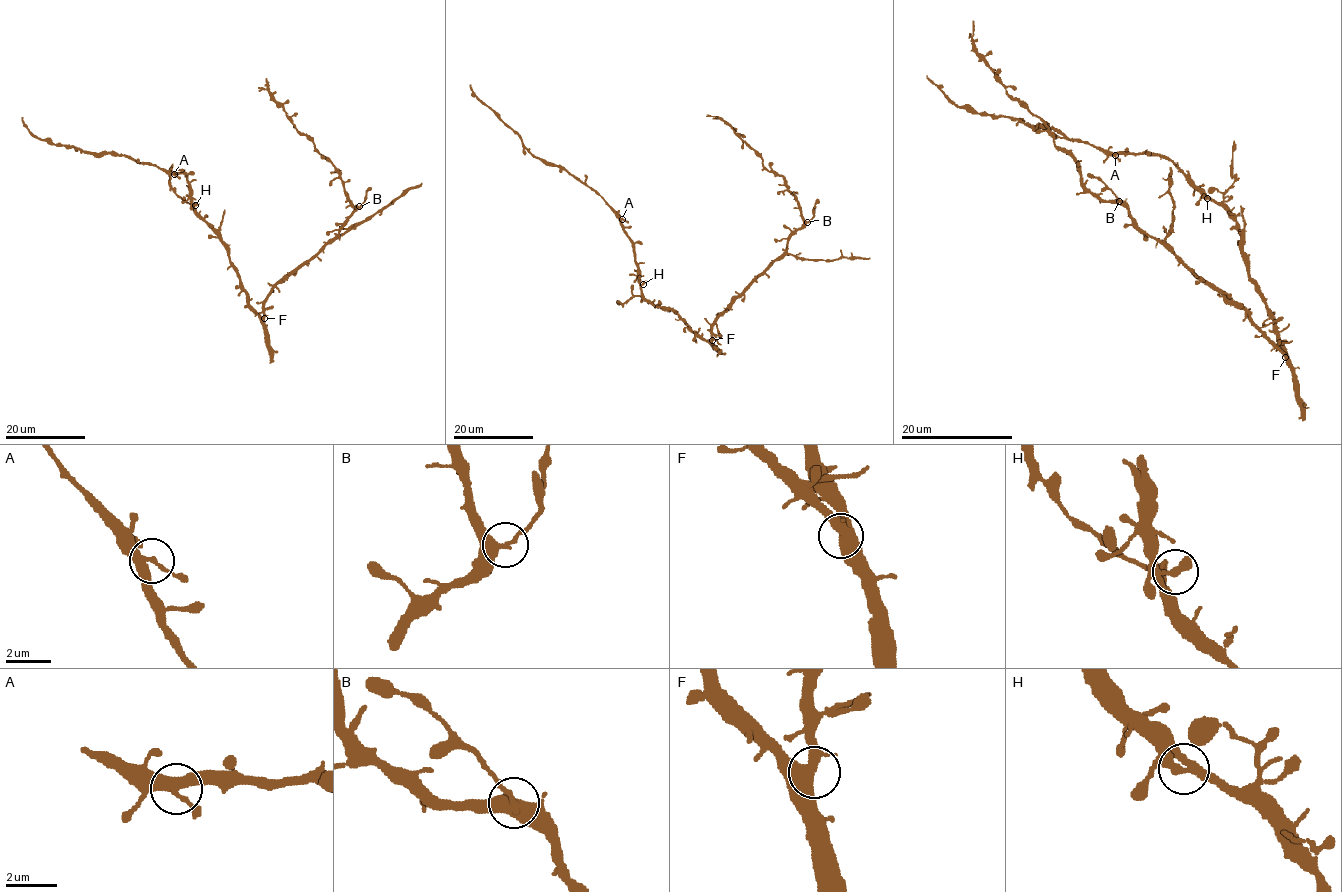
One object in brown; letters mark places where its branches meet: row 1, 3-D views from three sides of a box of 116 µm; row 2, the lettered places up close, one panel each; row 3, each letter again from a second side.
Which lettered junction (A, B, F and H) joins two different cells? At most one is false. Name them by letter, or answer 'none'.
B

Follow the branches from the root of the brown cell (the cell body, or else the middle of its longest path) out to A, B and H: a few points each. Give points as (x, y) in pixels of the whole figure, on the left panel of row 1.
A: (247, 292), (228, 258), (227, 245), (193, 210), (187, 176), (174, 174)
B: (247, 292), (247, 302), (262, 317), (263, 301), (271, 290), (328, 243), (359, 207)
H: (247, 292), (228, 258), (227, 245), (195, 213), (192, 207), (195, 205)

